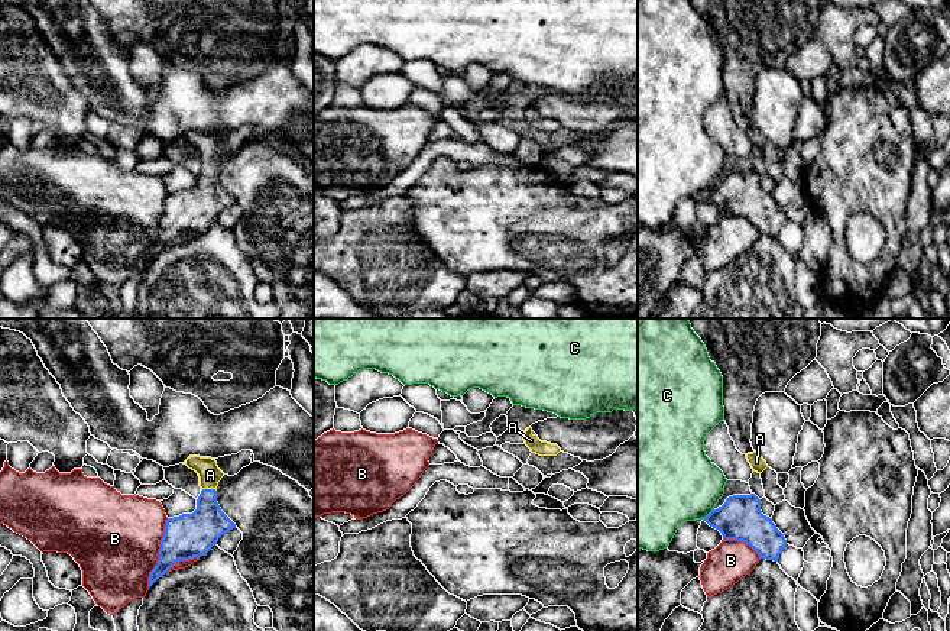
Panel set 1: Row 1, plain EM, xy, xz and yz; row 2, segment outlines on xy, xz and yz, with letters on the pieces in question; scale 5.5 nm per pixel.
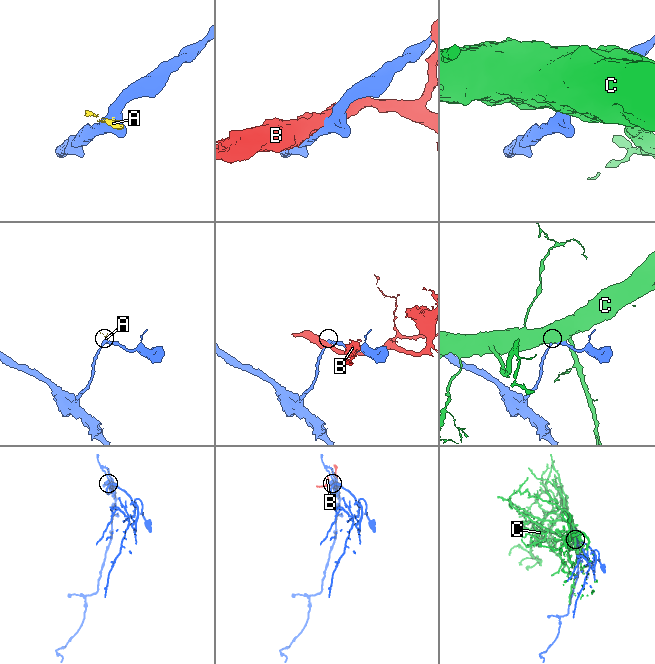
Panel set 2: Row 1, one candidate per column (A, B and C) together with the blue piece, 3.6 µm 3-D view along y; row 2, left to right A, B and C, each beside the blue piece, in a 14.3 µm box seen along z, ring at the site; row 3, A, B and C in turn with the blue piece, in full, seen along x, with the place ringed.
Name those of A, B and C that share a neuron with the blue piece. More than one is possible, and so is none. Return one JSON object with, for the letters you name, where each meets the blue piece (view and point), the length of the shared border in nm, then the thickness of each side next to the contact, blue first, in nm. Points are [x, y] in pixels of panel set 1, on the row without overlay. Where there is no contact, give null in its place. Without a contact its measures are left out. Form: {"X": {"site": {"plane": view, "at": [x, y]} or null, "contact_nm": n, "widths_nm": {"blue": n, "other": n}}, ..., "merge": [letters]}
{"A": {"site": {"plane": "xy", "at": [208, 165]}, "contact_nm": 90, "widths_nm": {"blue": 220, "other": 120}}, "merge": ["A"]}

